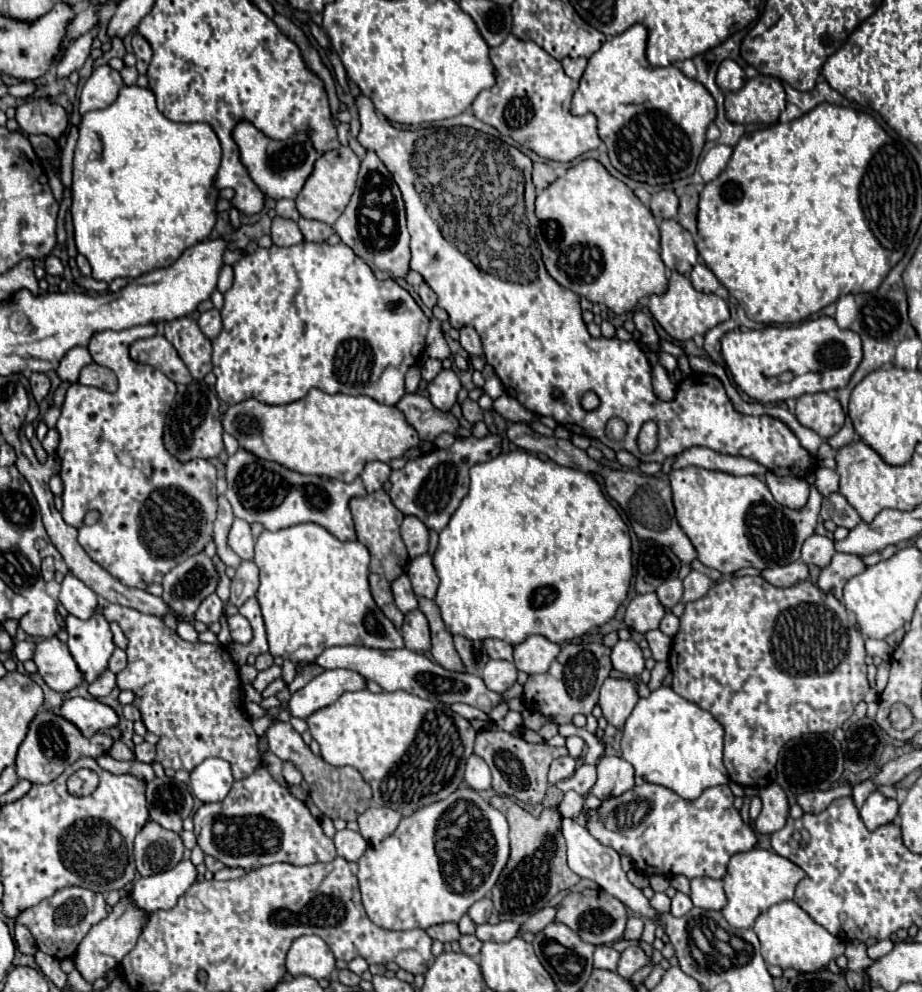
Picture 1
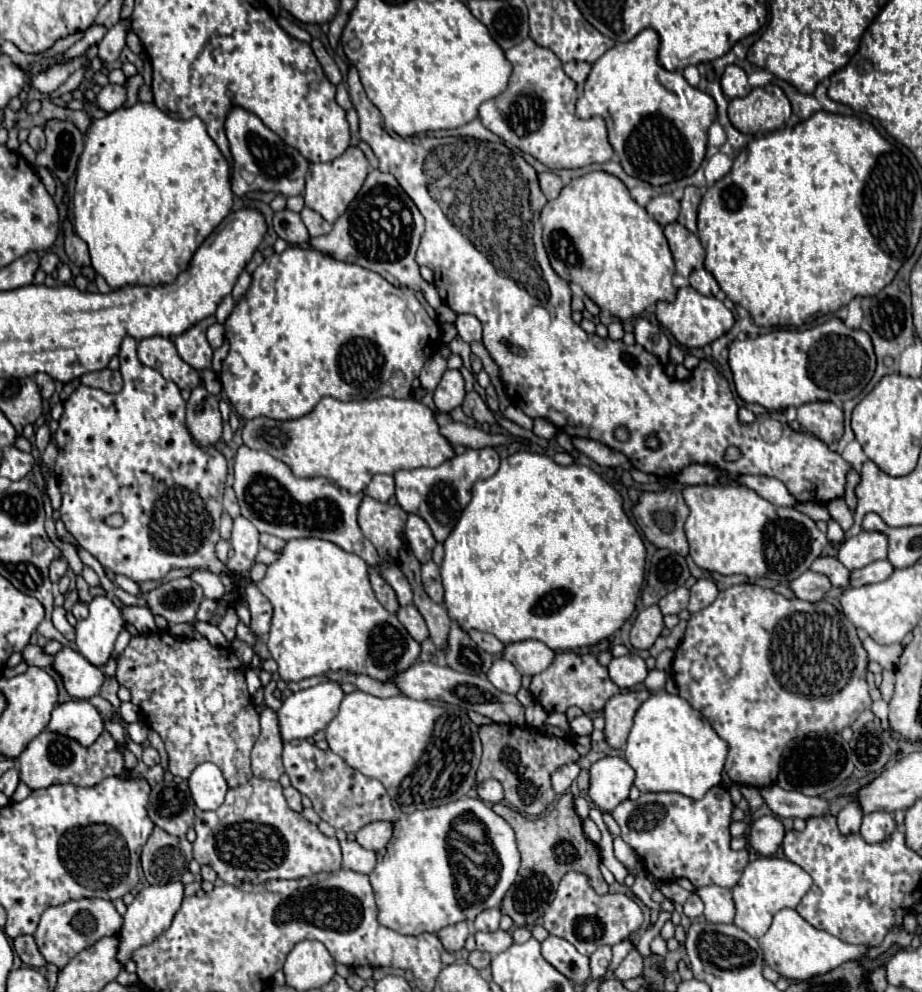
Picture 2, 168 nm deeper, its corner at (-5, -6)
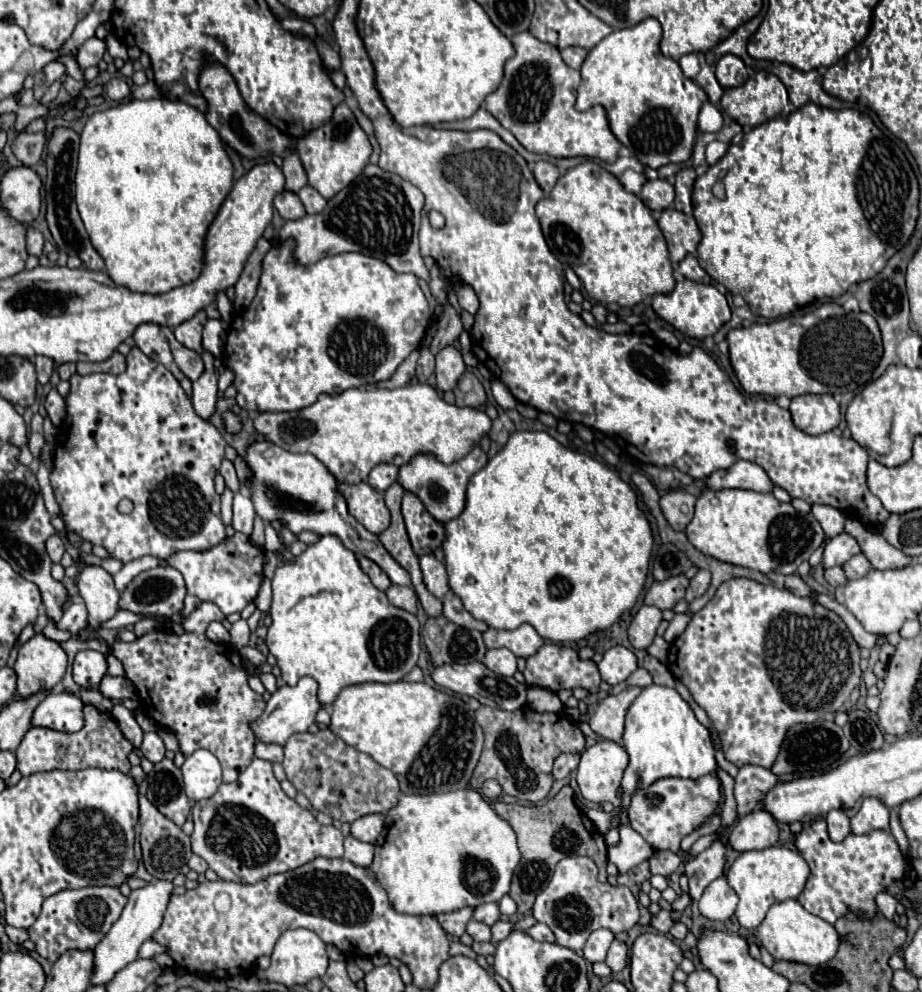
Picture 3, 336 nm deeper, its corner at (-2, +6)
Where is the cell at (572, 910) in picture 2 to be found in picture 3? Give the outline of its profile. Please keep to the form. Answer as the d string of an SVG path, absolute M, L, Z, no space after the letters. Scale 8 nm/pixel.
M565 857L557 863L557 869L547 889L539 893L533 905L533 917L539 923L551 927L559 945L571 951L579 951L583 949L587 937L601 927L613 933L623 933L637 925L639 901L629 887L599 883L597 865L589 857Z

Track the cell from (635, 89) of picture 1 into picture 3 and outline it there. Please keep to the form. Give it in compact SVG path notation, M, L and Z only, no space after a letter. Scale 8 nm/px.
M645 19L629 29L619 29L607 35L595 49L589 51L587 59L581 65L581 85L577 93L575 107L579 111L587 111L593 105L601 105L607 111L607 119L613 135L625 145L633 157L651 167L659 169L669 163L685 163L693 155L695 137L697 137L697 115L703 103L707 101L707 93L693 81L687 79L675 59L663 57L659 49L661 41L661 25L655 19Z

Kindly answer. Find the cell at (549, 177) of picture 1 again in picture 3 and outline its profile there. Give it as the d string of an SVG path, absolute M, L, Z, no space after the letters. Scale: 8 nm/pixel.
M539 161L539 163L535 163L533 175L535 175L535 179L537 179L539 187L545 191L545 195L549 195L549 193L551 193L551 189L555 187L557 179L559 179L559 169L557 169L553 163Z

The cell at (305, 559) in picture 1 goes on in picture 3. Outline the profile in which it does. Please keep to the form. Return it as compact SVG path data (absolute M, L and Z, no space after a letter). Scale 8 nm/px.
M321 535L317 543L313 545L307 545L307 549L293 557L291 561L283 559L279 563L279 567L275 569L275 575L271 579L273 583L273 603L271 603L271 627L269 627L269 633L267 633L267 647L271 651L271 655L275 655L277 659L277 665L281 669L281 677L285 679L287 685L295 685L301 677L313 677L317 679L319 683L319 701L323 707L331 705L335 701L335 697L339 695L339 691L343 687L349 687L349 685L355 685L355 683L367 683L367 681L379 681L379 683L393 683L393 681L401 681L415 665L417 665L417 659L419 659L419 653L421 653L421 625L417 621L415 615L399 609L399 607L393 607L389 601L387 601L387 595L379 589L375 589L375 585L369 581L369 577L363 573L363 569L359 567L359 561L355 557L355 553L351 549L347 549L335 535Z

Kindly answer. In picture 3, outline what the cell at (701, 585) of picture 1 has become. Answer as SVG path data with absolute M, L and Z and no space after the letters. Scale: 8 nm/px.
M699 569L697 575L695 575L695 577L691 579L691 583L689 583L689 589L687 589L685 601L691 603L695 597L701 597L701 595L707 591L709 583L711 583L711 573L709 573L707 569Z

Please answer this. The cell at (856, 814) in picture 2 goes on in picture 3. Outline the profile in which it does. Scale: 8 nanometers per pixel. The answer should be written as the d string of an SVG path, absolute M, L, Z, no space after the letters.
M833 809L827 813L825 817L827 825L829 825L829 837L833 841L843 841L849 833L851 833L851 825L849 825L849 817L843 809Z

